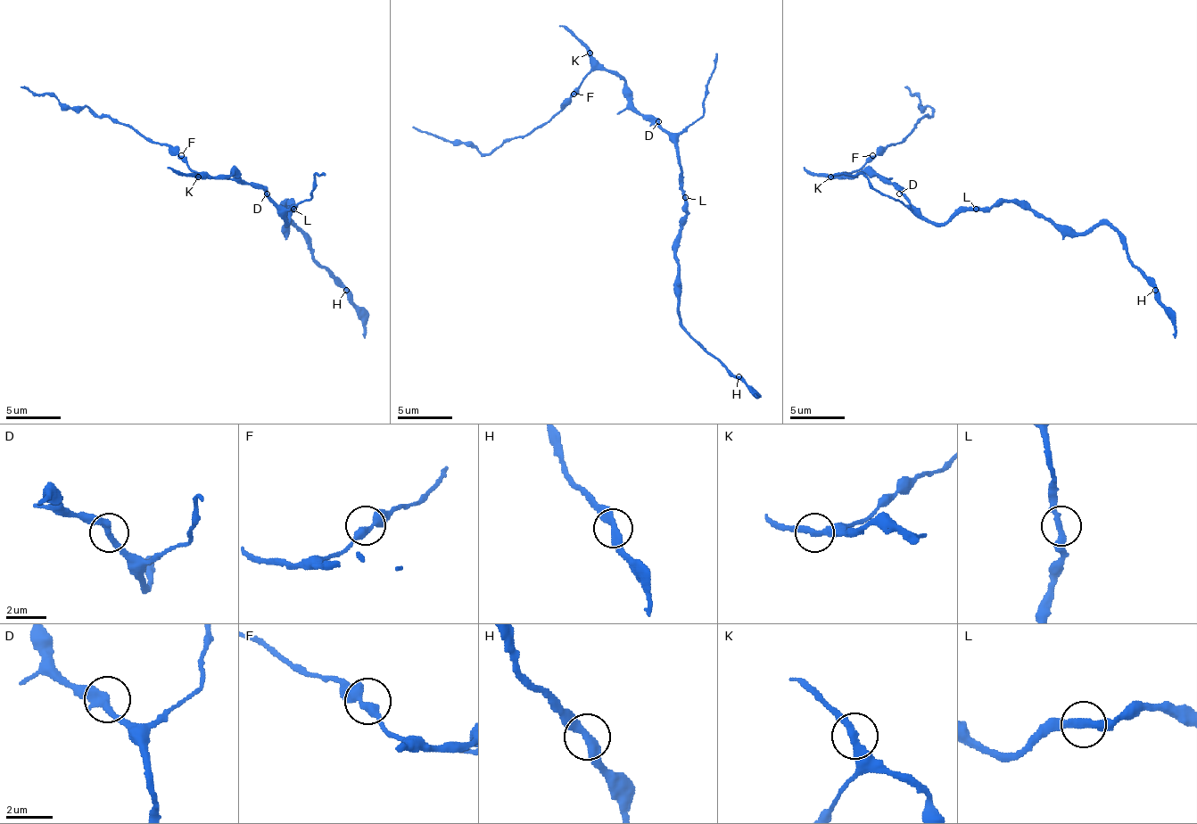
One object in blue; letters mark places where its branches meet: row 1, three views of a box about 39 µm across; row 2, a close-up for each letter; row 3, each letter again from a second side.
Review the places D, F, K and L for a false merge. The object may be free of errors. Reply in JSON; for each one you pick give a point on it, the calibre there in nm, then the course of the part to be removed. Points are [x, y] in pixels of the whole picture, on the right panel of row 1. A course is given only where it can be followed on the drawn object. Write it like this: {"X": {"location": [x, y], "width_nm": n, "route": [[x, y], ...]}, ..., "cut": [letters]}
{"cut": []}

